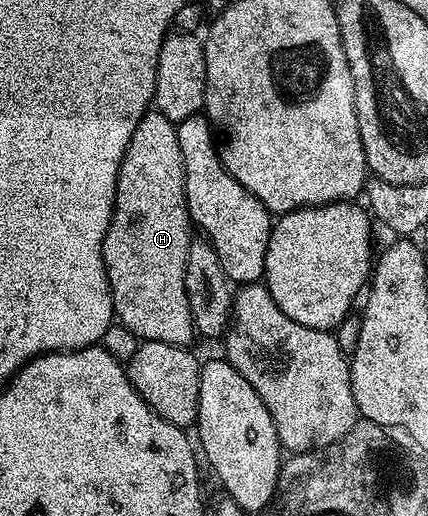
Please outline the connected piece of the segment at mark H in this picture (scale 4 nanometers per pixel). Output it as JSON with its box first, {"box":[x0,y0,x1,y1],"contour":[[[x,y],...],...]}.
{"box":[104,109,197,347],"contour":[[[155,109],[145,111],[138,121],[118,169],[114,211],[104,238],[104,268],[108,274],[108,290],[112,292],[112,310],[118,323],[133,331],[137,340],[162,341],[183,347],[191,344],[197,332],[183,280],[190,242],[190,220],[184,192],[184,162],[182,149],[178,149],[176,128],[177,124],[171,123]]]}

